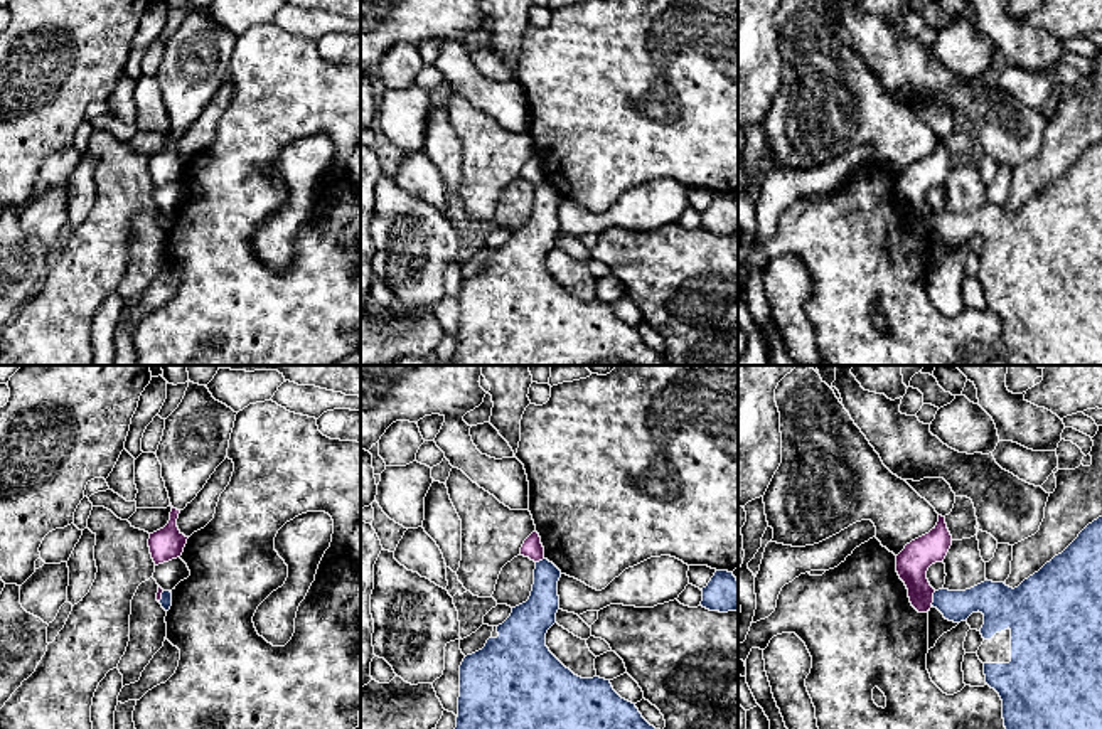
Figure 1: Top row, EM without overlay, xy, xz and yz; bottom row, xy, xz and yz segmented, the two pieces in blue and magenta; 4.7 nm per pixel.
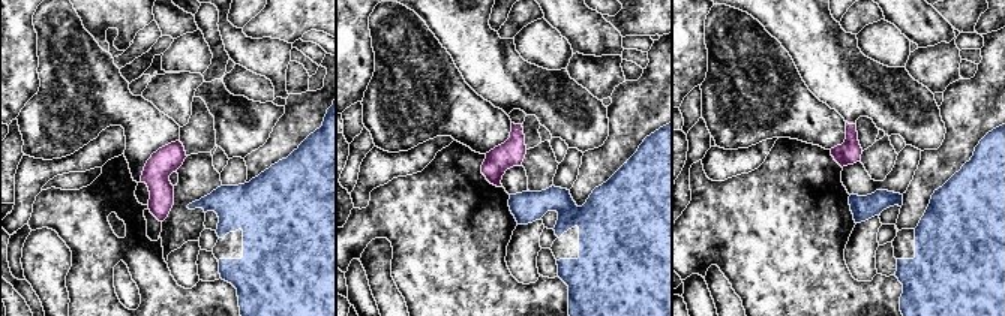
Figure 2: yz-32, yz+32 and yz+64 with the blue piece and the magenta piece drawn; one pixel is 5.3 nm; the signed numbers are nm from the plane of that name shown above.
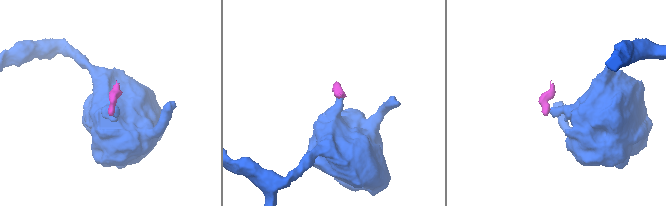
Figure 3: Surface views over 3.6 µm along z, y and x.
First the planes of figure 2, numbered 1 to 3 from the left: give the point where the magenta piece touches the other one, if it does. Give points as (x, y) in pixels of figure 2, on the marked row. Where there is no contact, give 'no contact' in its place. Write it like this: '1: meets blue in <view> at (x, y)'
1: no contact
2: no contact
3: no contact

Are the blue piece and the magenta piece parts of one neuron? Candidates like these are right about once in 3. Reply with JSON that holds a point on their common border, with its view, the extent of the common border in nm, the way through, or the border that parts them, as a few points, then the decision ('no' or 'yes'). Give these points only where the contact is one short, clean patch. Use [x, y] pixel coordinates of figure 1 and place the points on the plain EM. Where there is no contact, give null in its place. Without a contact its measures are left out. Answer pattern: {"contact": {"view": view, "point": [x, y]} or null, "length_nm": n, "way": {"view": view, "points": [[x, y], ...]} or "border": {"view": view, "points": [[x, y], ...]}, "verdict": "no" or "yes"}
{"contact": {"view": "yz", "point": [934, 221]}, "length_nm": 80, "border": {"view": "yz", "points": [[936, 214], [930, 228]]}, "verdict": "no"}

